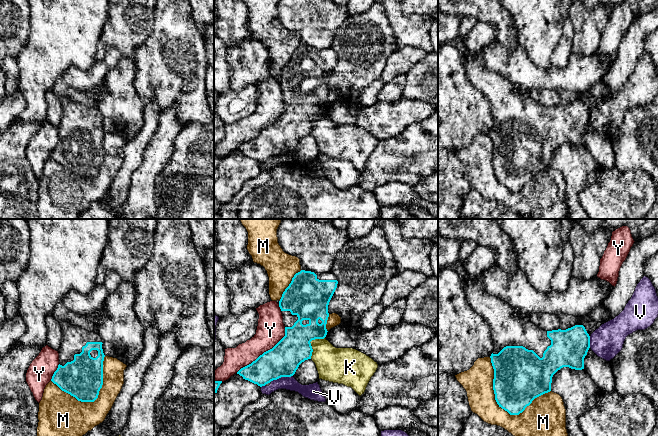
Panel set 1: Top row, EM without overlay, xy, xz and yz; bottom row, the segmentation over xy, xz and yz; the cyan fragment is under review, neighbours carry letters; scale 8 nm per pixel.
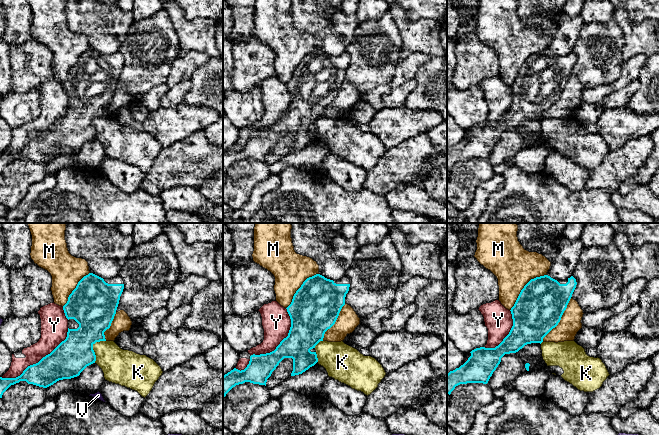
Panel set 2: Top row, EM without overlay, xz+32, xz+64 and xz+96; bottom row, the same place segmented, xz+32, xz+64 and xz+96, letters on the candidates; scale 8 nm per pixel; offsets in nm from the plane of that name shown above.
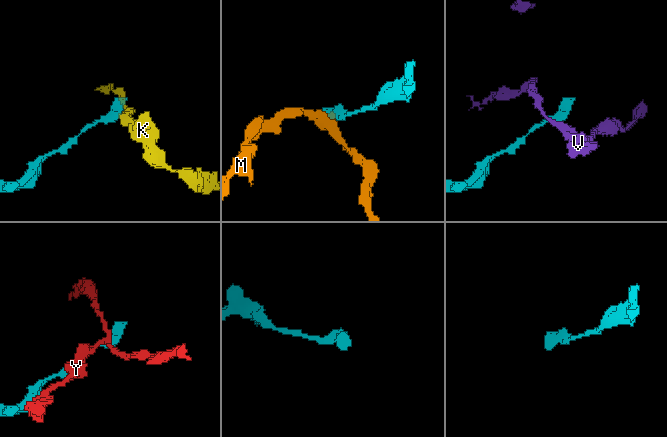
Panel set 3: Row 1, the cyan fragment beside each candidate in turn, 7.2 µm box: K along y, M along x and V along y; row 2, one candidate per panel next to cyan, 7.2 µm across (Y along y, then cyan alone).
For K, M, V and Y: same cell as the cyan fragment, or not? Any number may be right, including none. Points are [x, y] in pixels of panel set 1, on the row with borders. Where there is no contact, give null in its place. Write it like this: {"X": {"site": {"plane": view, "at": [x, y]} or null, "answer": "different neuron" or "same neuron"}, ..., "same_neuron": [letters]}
{"K": {"site": {"plane": "xz", "at": [310, 343]}, "answer": "different neuron"}, "M": {"site": {"plane": "yz", "at": [501, 407]}, "answer": "different neuron"}, "V": {"site": {"plane": "xz", "at": [281, 376]}, "answer": "different neuron"}, "Y": {"site": {"plane": "xz", "at": [264, 352]}, "answer": "different neuron"}, "same_neuron": []}

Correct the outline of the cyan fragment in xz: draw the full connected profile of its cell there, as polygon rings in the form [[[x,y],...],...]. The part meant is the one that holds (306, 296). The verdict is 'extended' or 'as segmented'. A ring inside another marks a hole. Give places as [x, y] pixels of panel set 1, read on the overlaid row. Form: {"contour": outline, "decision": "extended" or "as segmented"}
{"contour": [[[301,270],[296,273],[279,301],[285,336],[272,349],[241,368],[237,374],[260,387],[281,377],[293,376],[302,362],[311,359],[313,349],[310,342],[315,339],[324,339],[327,335],[328,305],[337,284],[337,277],[331,271],[314,273]]], "decision": "extended"}

